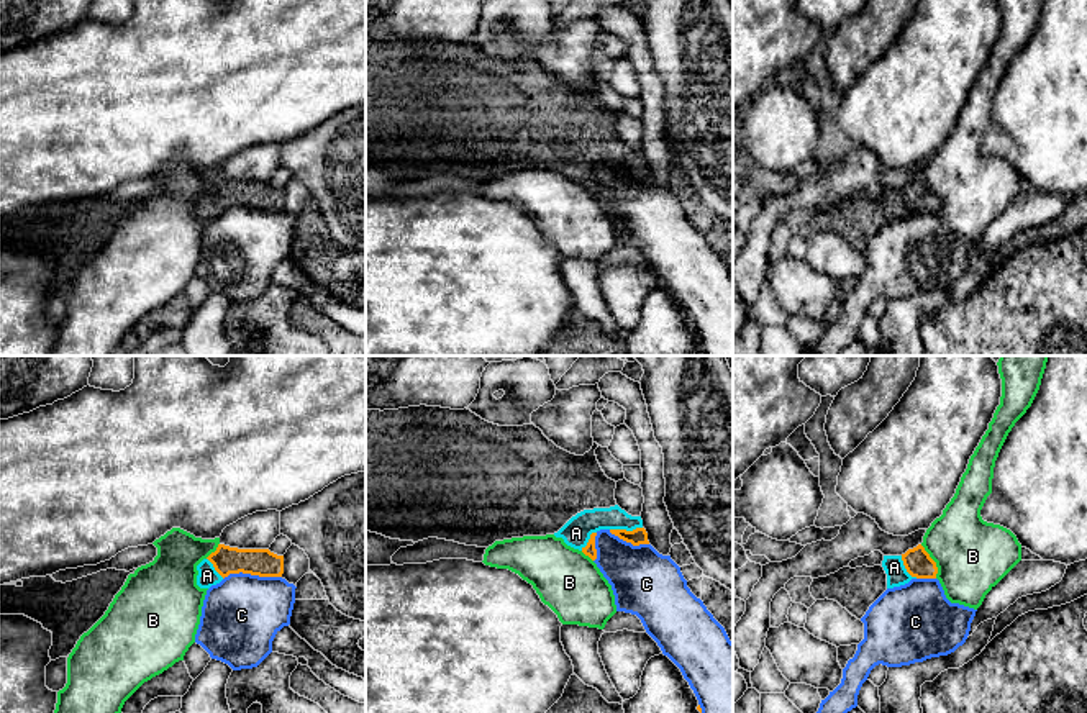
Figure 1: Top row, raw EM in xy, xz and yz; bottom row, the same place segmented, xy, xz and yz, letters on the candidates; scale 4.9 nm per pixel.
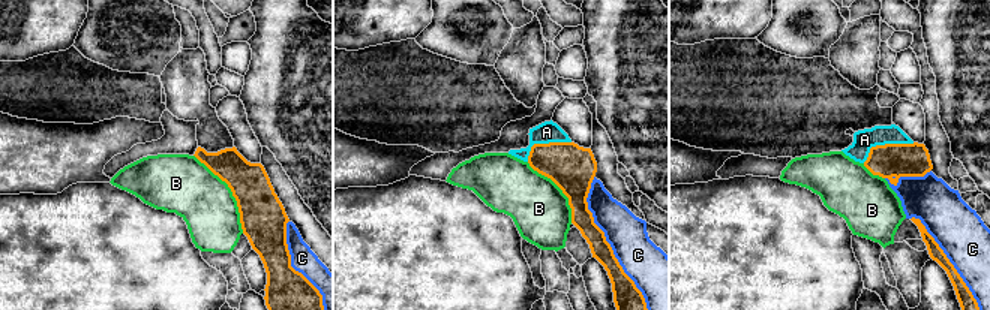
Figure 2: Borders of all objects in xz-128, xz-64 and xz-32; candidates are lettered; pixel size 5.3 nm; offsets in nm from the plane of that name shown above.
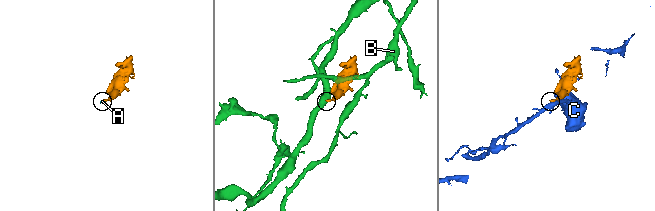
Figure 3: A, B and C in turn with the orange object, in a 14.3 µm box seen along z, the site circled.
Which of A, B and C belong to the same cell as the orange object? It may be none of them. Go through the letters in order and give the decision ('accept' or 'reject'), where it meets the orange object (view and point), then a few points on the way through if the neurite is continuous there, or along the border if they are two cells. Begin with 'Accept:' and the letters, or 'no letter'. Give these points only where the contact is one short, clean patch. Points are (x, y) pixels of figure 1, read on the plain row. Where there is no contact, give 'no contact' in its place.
Accept: A
A: accept | xz (625, 163) | across xz (638, 169), (625, 163), (589, 154), (576, 166)
B: reject | yz (933, 194)
C: reject | xy (251, 207)

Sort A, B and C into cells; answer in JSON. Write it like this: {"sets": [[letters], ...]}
{"sets": [["A"], ["B"], ["C"]]}

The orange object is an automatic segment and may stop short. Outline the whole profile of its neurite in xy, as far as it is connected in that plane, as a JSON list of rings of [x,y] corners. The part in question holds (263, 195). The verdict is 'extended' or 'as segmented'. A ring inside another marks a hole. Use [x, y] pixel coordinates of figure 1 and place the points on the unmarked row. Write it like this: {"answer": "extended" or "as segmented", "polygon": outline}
{"answer": "extended", "polygon": [[[218,177],[211,185],[197,198],[197,218],[210,221],[220,216],[230,207],[251,207],[259,210],[282,210],[284,188],[277,188],[269,182],[238,182]]]}

